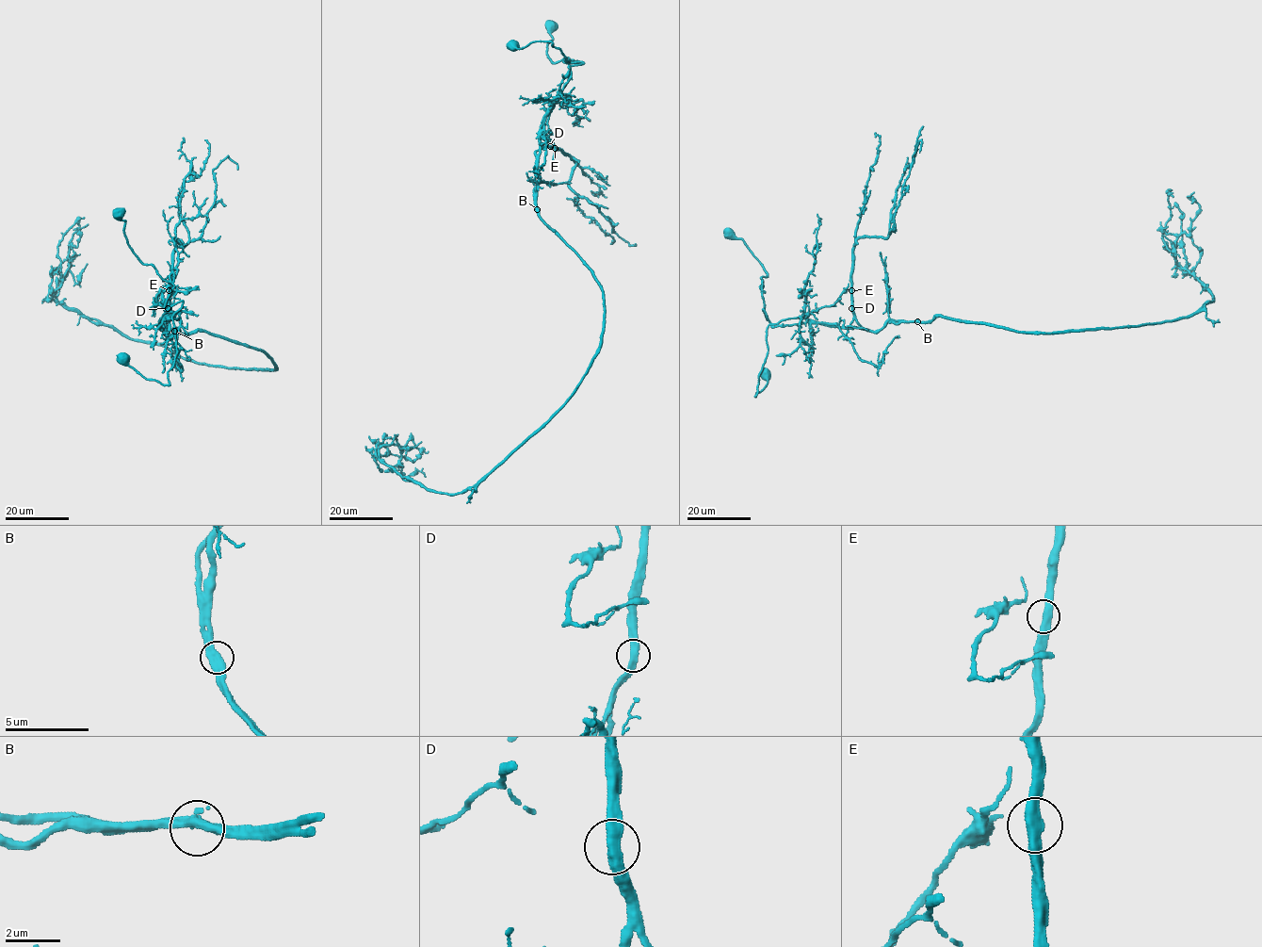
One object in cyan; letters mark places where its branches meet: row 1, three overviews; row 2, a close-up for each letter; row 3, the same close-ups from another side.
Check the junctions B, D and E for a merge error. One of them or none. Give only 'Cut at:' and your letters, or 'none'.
Cut at: B

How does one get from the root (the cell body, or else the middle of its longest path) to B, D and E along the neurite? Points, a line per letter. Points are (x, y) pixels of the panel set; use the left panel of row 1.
B: (121, 357), (169, 384), (178, 318), (161, 319), (165, 334), (174, 331)
D: (121, 357), (146, 378), (169, 384), (177, 350), (172, 316), (178, 318), (167, 317), (159, 325), (168, 308)
E: (121, 357), (146, 378), (169, 384), (177, 350), (172, 316), (178, 318), (167, 317), (158, 324), (169, 290)

